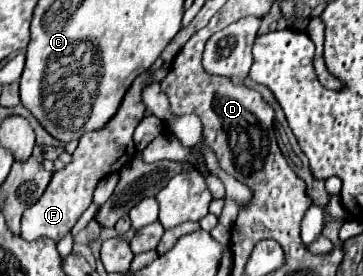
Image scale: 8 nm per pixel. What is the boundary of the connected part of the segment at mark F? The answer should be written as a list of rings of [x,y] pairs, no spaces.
[[[152,71],[142,73],[132,83],[128,93],[124,95],[124,101],[122,101],[118,113],[112,117],[112,121],[104,129],[86,133],[80,139],[78,149],[72,155],[72,163],[68,163],[62,171],[56,171],[48,189],[44,191],[44,195],[22,213],[22,223],[20,223],[20,237],[22,239],[32,241],[36,237],[50,237],[54,241],[60,241],[74,227],[76,219],[80,219],[80,215],[92,203],[92,193],[94,193],[98,181],[104,175],[118,171],[124,163],[128,163],[132,159],[132,155],[136,155],[132,133],[134,133],[136,125],[144,119],[146,105],[142,103],[142,91],[150,83],[154,83]]]

